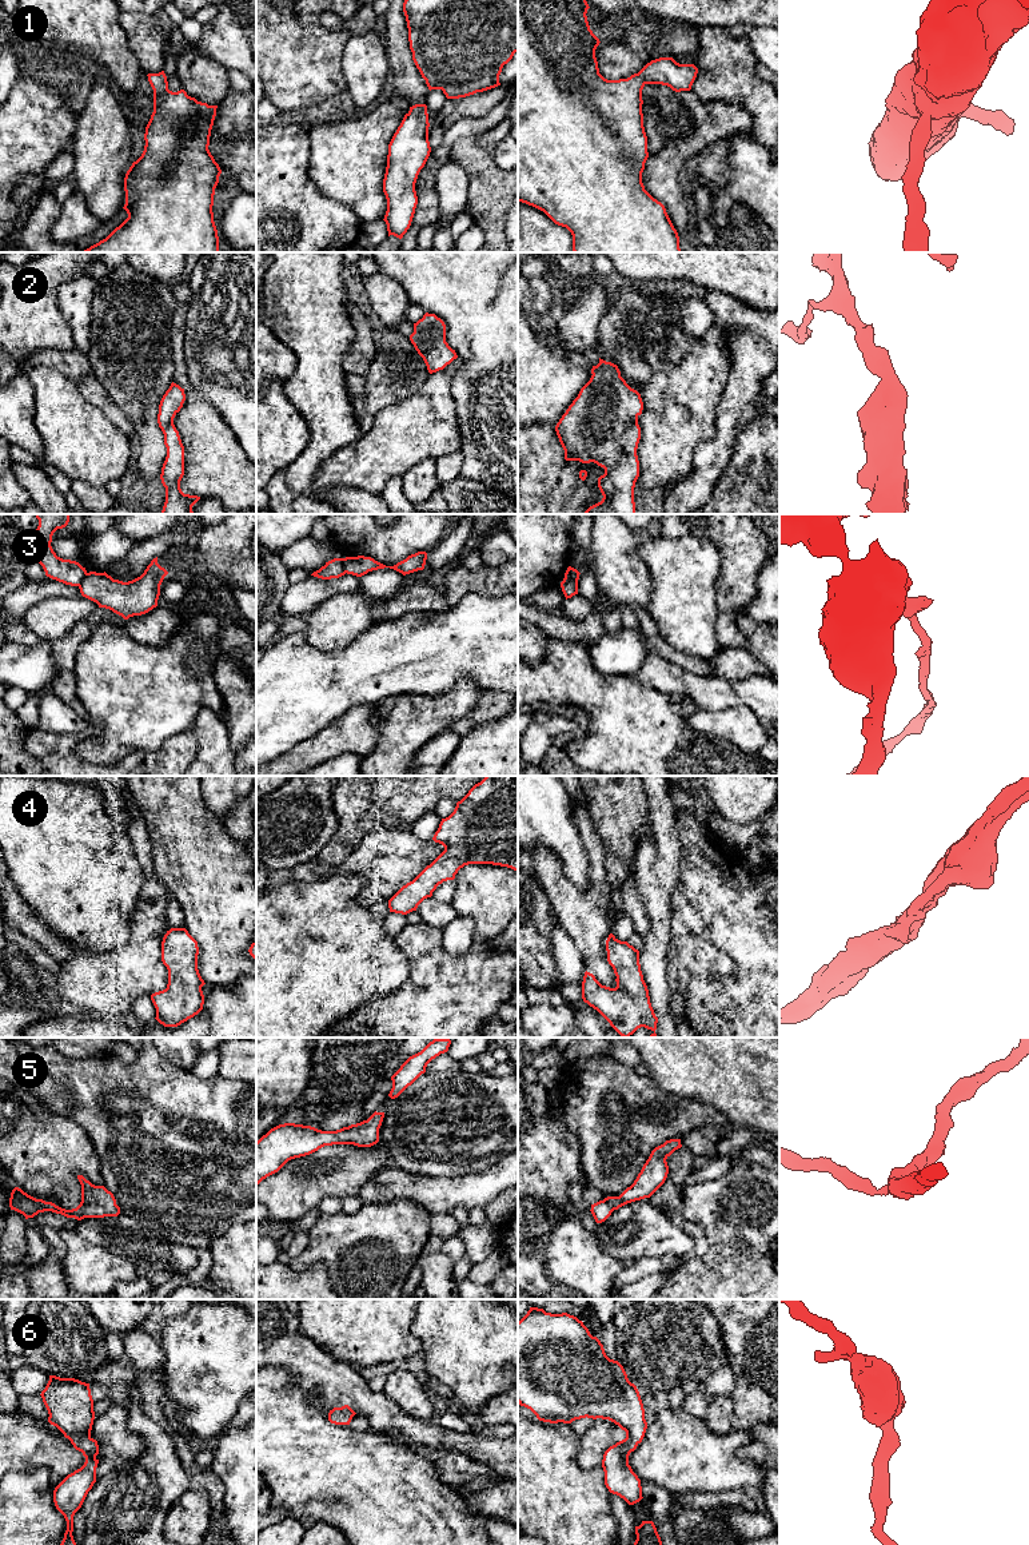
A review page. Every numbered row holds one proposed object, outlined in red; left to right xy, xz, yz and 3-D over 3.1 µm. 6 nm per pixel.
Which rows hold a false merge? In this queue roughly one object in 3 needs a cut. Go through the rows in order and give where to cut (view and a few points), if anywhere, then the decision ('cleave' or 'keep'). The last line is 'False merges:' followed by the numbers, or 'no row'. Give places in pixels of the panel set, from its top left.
1: no cut; keep
2: no cut; keep
3: cut in xz along (342, 558), (342, 566), (346, 572); cleave
4: no cut; keep
5: no cut; keep
6: no cut; keep
False merges: 3

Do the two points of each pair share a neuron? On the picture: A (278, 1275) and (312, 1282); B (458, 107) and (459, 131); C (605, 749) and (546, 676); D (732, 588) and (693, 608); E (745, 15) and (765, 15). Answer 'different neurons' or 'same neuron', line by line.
A: same neuron
B: different neurons
C: same neuron
D: different neurons
E: same neuron

